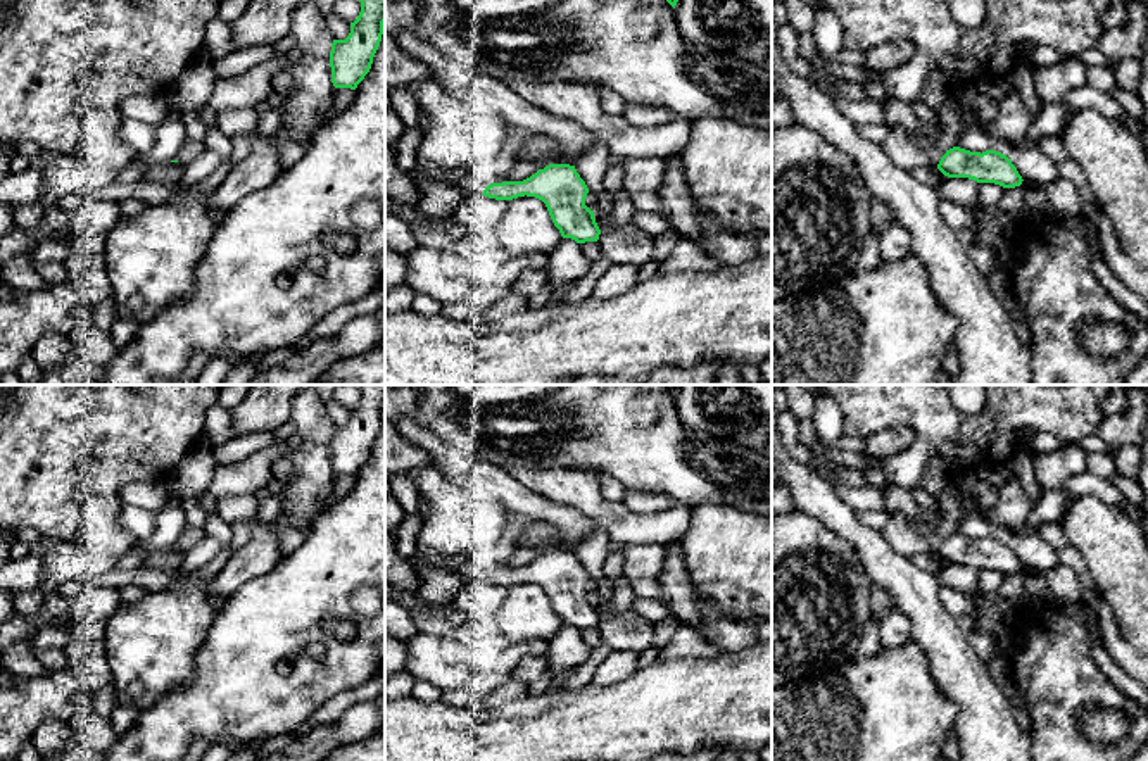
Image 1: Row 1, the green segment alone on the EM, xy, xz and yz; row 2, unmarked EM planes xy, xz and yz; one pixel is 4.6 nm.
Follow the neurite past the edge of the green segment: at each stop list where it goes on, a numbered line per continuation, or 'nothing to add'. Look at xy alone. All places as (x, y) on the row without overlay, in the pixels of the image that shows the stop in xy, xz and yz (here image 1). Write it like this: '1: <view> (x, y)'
nothing to add

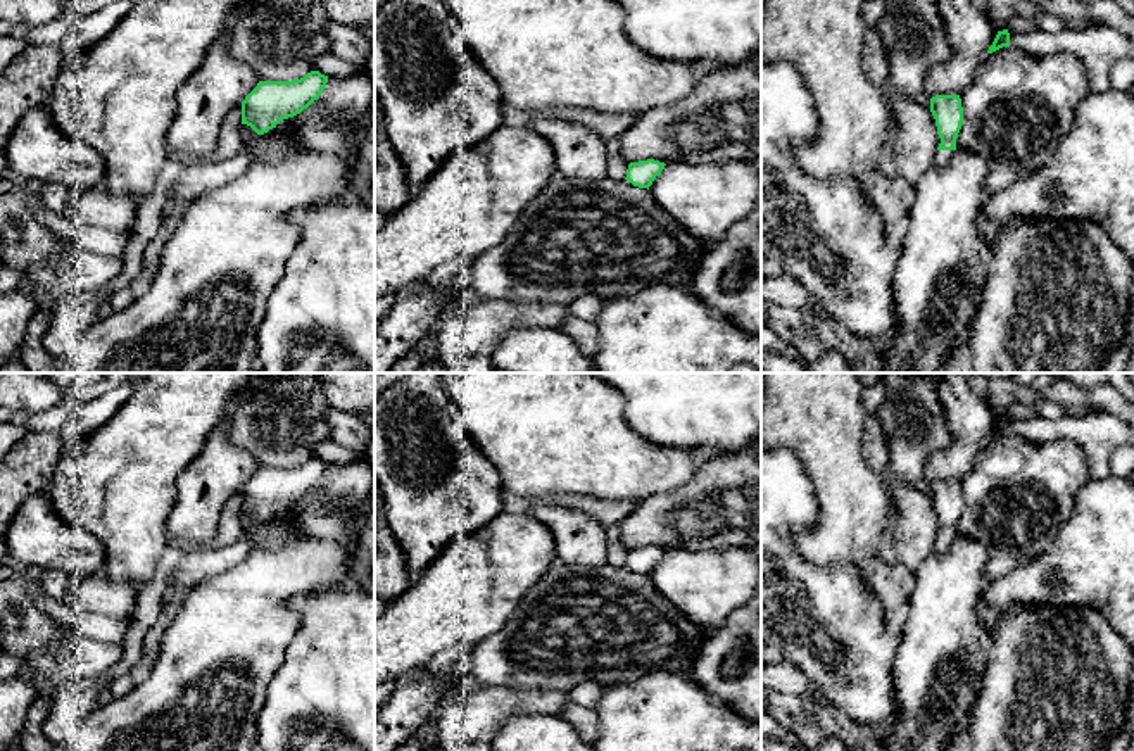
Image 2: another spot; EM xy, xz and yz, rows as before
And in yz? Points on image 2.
1: yz (941, 546)

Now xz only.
nothing to add

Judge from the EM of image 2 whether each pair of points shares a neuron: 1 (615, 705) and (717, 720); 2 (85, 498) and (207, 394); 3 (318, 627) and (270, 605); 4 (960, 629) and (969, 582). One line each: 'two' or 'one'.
1: one
2: one
3: two
4: one

